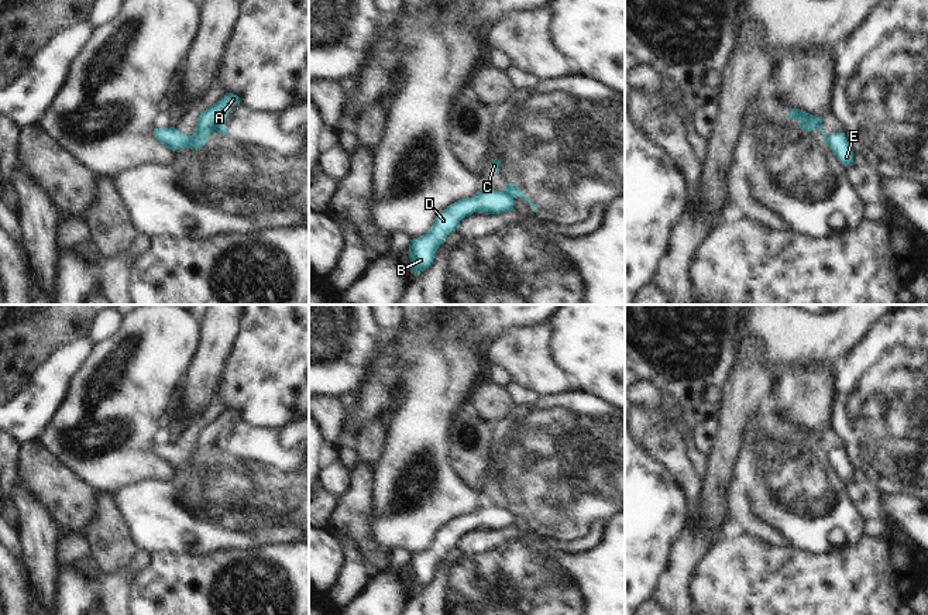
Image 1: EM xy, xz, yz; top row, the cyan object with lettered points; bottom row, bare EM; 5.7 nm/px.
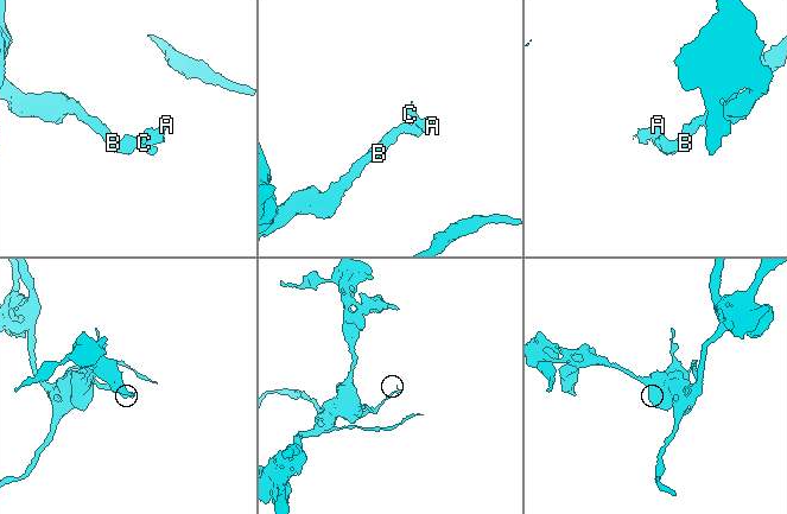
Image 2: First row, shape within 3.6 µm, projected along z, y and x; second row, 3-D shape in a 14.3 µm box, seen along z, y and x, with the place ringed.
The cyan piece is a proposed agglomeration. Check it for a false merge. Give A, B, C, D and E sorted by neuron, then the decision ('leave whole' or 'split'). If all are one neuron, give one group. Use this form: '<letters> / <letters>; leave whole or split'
A C / B D E; split

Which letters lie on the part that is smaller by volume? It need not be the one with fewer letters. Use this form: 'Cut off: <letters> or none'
Cut off: A, C

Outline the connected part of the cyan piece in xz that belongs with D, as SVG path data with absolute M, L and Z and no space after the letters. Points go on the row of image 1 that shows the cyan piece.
M481 188L474 196L460 199L436 216L430 230L410 240L409 258L413 275L430 267L444 238L458 229L463 219L474 213L499 214L513 210L513 196Z

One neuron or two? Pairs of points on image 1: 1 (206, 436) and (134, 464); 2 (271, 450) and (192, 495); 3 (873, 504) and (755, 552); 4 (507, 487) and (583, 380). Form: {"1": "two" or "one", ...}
{"1": "two", "2": "one", "3": "two", "4": "two"}

